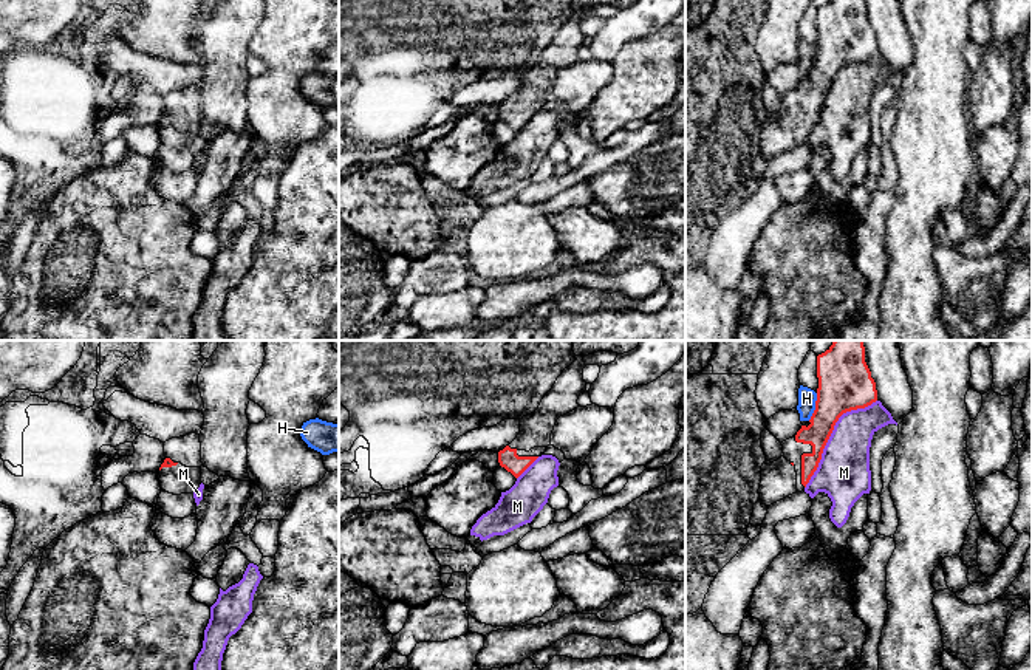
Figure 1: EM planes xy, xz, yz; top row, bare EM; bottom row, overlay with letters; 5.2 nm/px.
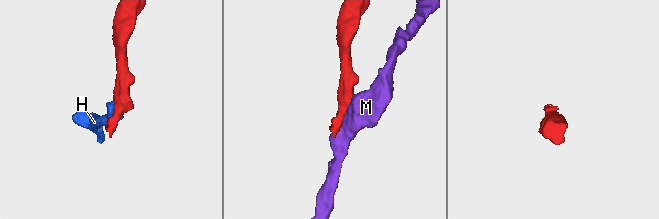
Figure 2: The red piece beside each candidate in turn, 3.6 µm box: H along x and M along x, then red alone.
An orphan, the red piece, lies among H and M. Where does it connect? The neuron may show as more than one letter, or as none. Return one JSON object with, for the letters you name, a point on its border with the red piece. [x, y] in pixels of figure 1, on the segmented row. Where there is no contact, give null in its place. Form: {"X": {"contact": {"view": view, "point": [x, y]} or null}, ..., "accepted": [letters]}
{"accepted": []}

